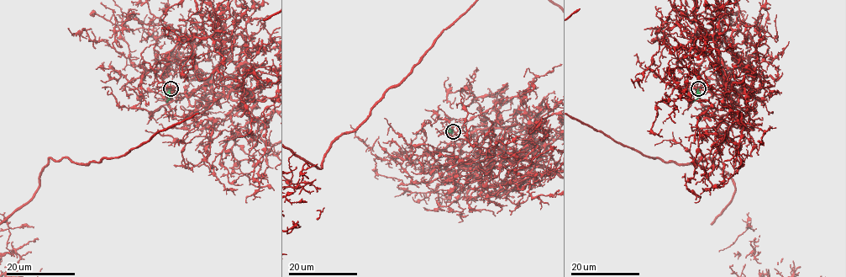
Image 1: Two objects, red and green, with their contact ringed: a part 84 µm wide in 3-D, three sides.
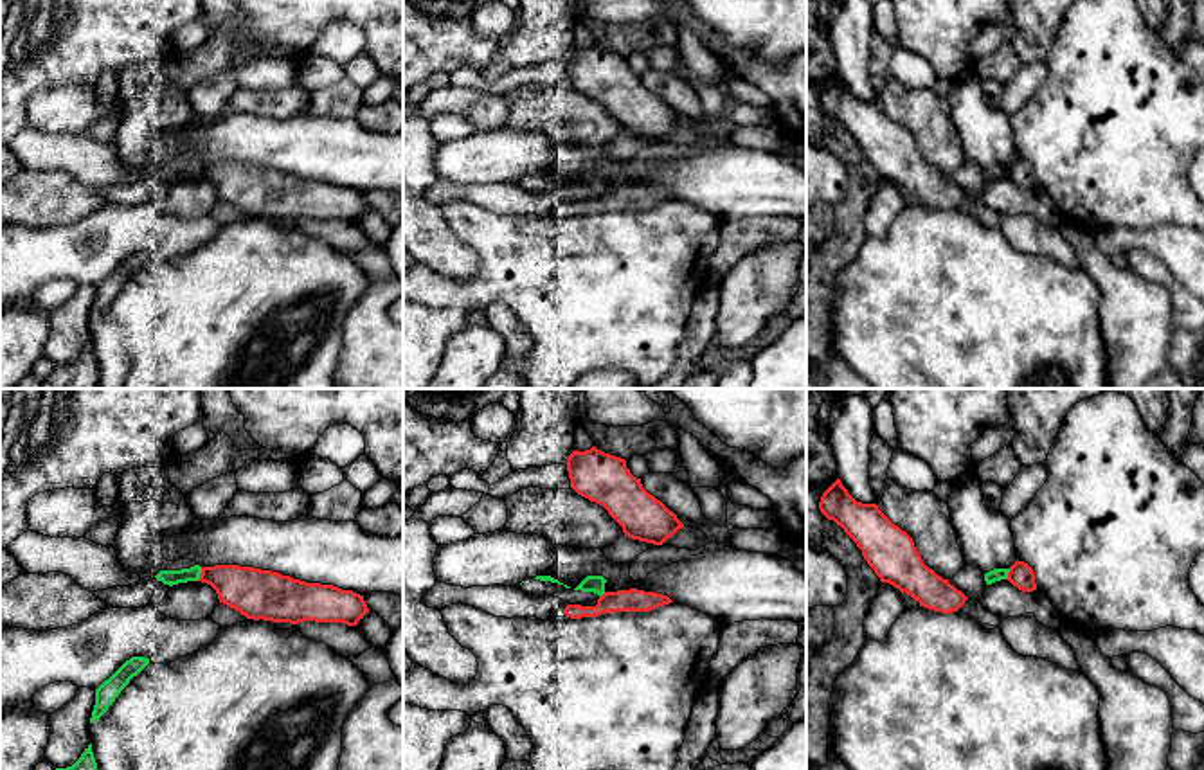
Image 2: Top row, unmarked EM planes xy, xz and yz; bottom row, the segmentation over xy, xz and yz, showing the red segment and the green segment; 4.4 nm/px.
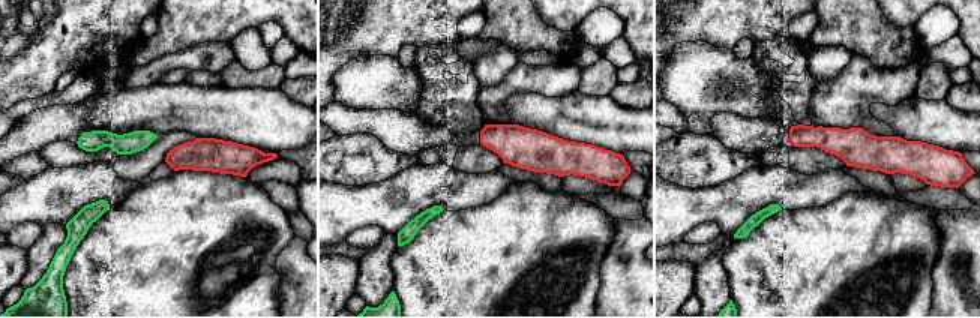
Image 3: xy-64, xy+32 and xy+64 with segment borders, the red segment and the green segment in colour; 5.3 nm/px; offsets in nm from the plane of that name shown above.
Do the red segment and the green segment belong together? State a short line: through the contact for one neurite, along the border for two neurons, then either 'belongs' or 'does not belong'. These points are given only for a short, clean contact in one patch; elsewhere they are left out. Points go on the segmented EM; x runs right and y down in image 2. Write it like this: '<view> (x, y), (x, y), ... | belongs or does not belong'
xy (202, 567), (197, 580) | does not belong

